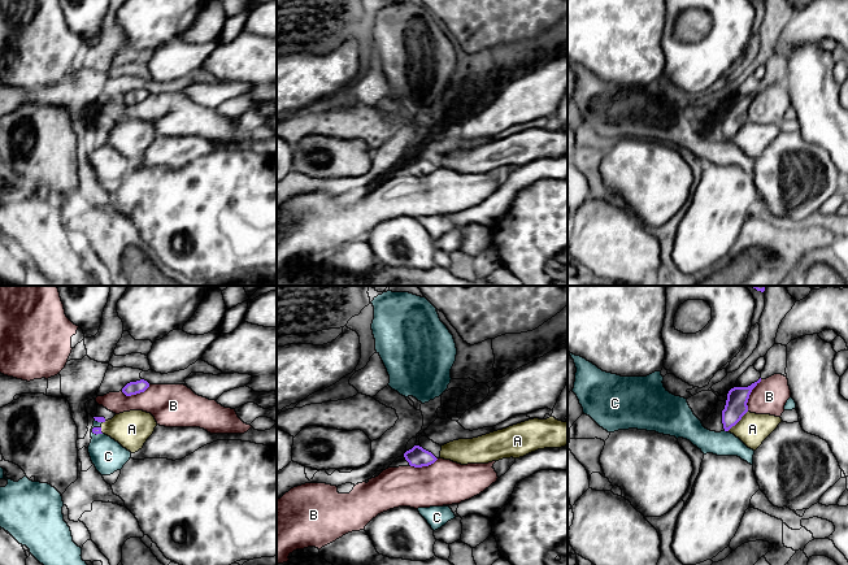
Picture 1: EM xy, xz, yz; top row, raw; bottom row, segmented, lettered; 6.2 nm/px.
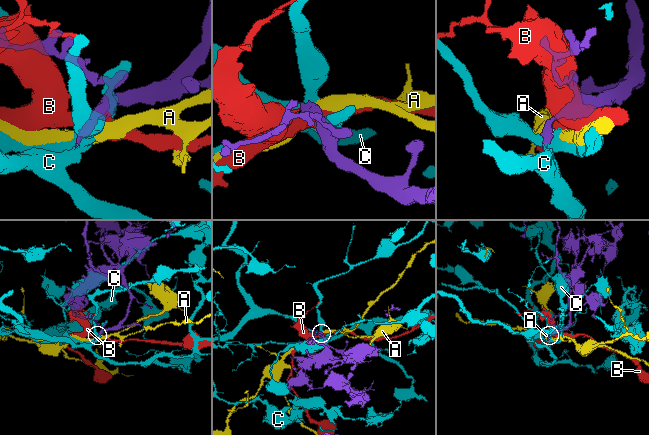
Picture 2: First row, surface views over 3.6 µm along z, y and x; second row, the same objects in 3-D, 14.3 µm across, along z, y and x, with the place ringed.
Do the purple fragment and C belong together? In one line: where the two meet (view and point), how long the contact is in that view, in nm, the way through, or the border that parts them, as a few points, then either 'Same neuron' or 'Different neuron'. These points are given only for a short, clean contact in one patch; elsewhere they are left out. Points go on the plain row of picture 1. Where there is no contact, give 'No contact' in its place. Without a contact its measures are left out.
Touches purple at xy (96, 143). Shared border 80 nm. Same neuron

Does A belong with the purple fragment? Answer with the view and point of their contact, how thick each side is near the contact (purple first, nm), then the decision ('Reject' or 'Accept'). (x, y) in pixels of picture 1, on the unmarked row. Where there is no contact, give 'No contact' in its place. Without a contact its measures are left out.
Touches purple at yz (738, 130). Thickness 140 nm (purple) against 190 nm. Reject

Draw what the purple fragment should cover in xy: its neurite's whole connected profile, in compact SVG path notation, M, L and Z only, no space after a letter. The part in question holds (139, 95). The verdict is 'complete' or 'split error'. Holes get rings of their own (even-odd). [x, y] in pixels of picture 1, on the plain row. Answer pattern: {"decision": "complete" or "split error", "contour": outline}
{"decision": "complete", "contour": "M144 88L136 90L136 91L130 91L127 92L123 97L122 101L126 105L136 104L140 101L144 101L149 96L149 92Z"}

